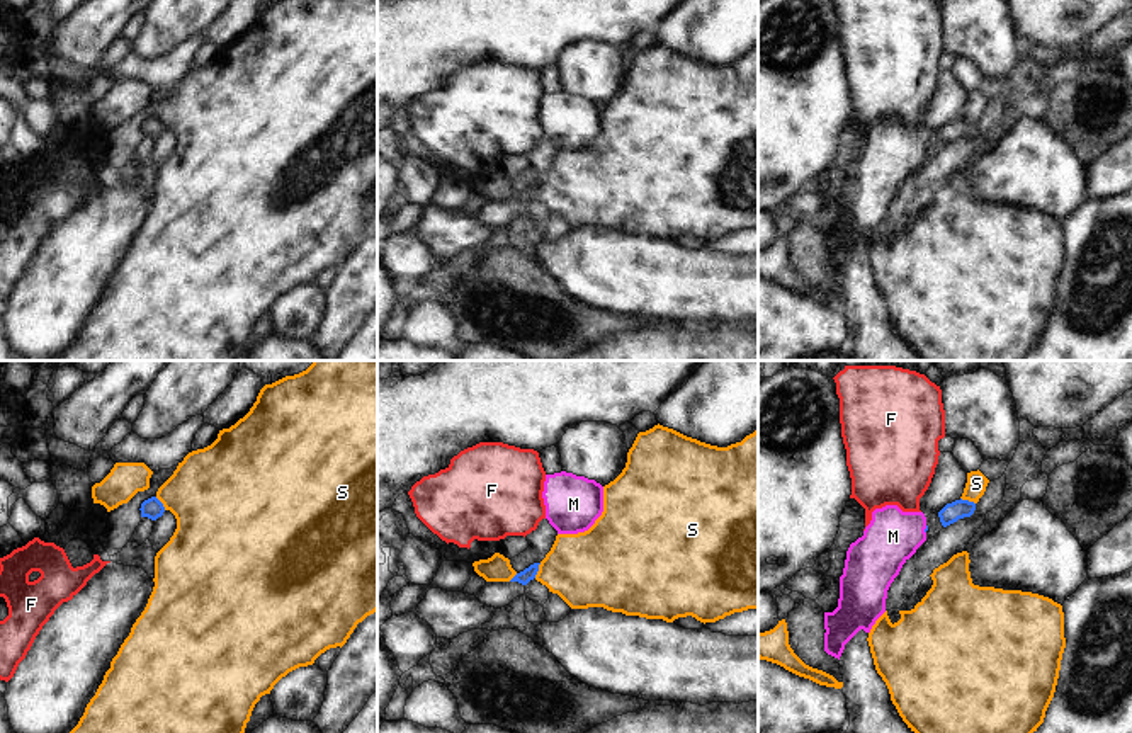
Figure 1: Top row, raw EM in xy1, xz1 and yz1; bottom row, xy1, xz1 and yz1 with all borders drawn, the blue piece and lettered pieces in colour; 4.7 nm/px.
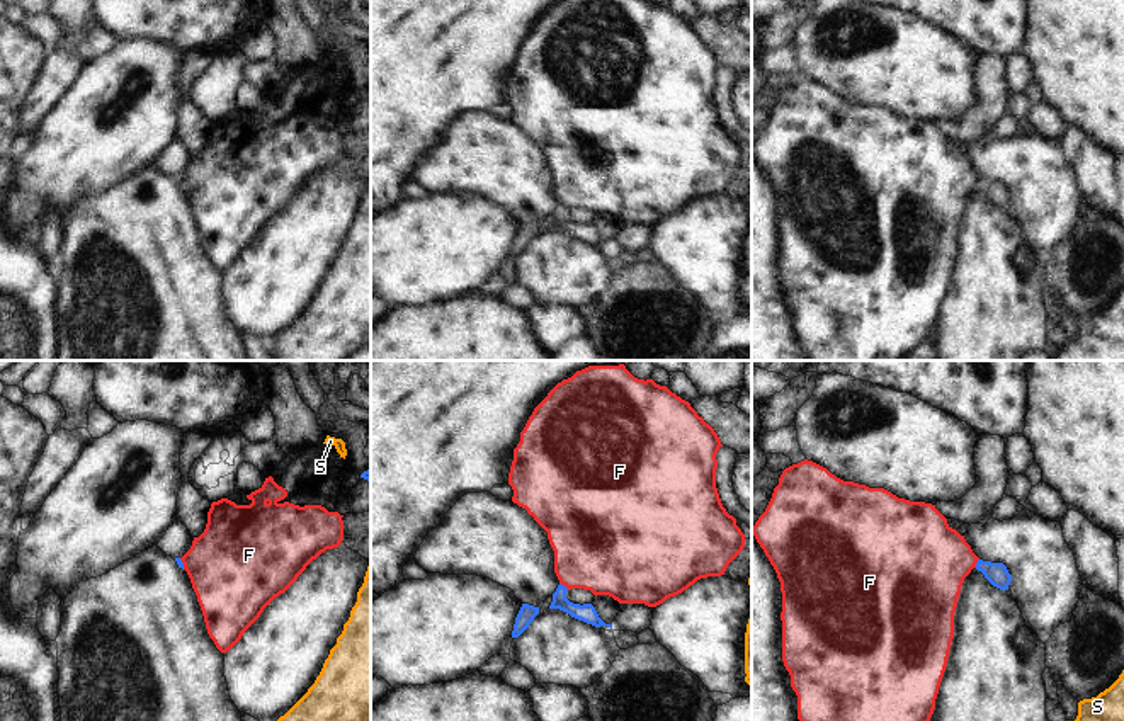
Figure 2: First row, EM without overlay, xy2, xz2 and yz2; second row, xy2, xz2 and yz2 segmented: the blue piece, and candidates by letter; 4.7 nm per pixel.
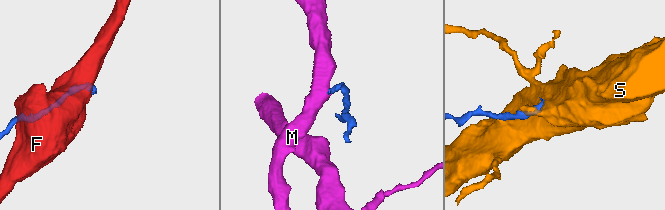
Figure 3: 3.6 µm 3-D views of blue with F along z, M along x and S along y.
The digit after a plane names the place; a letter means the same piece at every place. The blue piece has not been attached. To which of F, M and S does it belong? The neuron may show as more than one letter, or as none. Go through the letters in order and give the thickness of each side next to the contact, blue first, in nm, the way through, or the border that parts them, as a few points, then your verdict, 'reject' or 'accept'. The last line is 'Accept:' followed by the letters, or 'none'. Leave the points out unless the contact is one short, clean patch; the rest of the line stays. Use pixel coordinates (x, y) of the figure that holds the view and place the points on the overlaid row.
F: calibres 90 and 420 nm; reject
M: calibres 20 and 260 nm; way yz1 (927, 526), (925, 529), (908, 529), (893, 536); accept
S: calibres 70 and 360 nm; border xz1 (541, 563), (534, 577); reject
Accept: M

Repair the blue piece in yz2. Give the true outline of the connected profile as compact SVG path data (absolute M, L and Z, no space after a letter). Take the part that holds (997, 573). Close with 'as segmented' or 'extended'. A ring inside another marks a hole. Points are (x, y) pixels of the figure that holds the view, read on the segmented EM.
M978 559L976 570L985 575L985 578L1000 590L1008 590L1012 582L1012 575L1008 573L1003 563L991 563Z | as segmented

